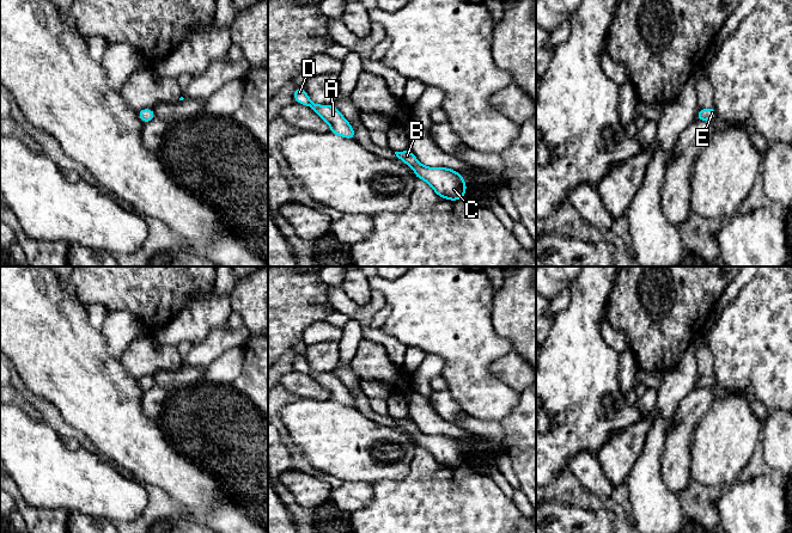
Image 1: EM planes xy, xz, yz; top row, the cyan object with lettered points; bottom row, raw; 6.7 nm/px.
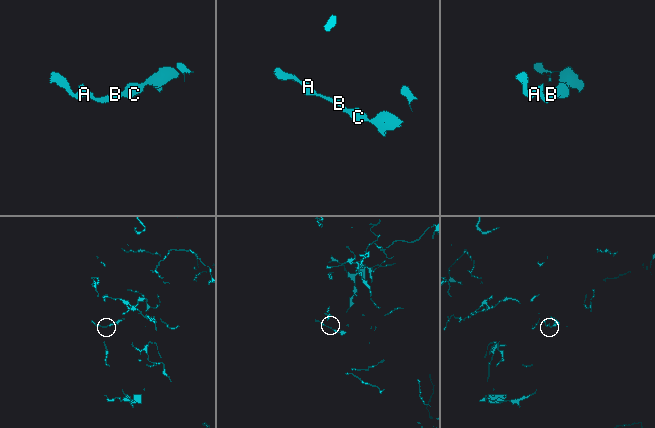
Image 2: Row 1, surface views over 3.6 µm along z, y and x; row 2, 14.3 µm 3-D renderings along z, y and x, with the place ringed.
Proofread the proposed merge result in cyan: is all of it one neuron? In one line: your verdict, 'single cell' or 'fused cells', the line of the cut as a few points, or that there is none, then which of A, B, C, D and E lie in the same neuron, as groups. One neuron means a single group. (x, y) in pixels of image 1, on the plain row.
single cell; no cut; A B C D E

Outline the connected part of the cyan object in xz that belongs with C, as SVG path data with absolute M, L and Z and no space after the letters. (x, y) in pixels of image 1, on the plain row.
M412 418L395 419L396 424L414 437L416 446L427 449L437 464L458 468L467 459L465 447L455 437L447 435L426 435L420 431Z

